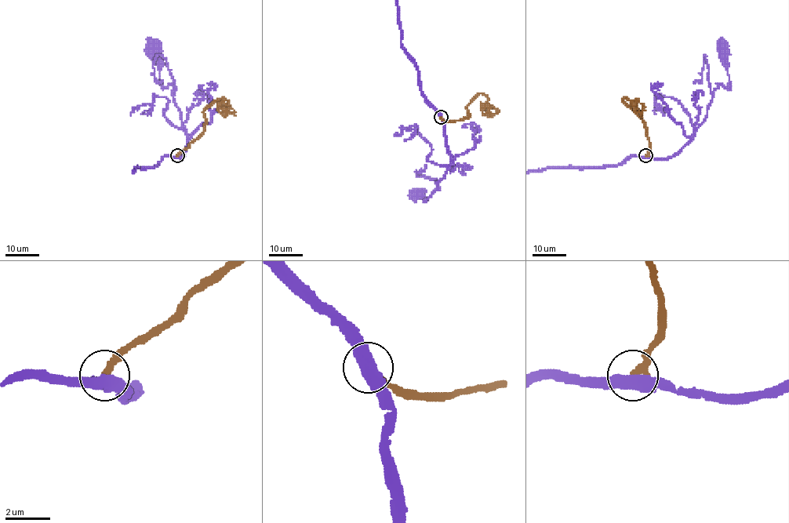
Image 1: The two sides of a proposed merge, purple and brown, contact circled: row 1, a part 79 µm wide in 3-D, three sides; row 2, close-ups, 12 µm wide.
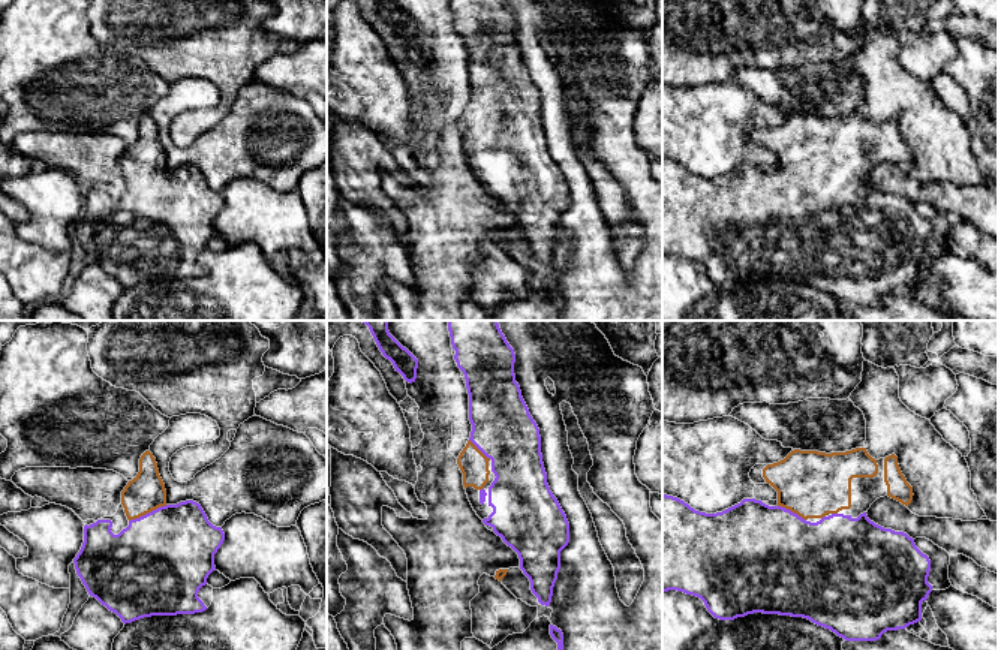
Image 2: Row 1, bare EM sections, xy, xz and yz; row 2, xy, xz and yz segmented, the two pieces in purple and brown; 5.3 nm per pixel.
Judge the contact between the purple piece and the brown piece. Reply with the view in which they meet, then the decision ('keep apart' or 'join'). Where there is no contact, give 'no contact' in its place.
meets purple in xy; join

